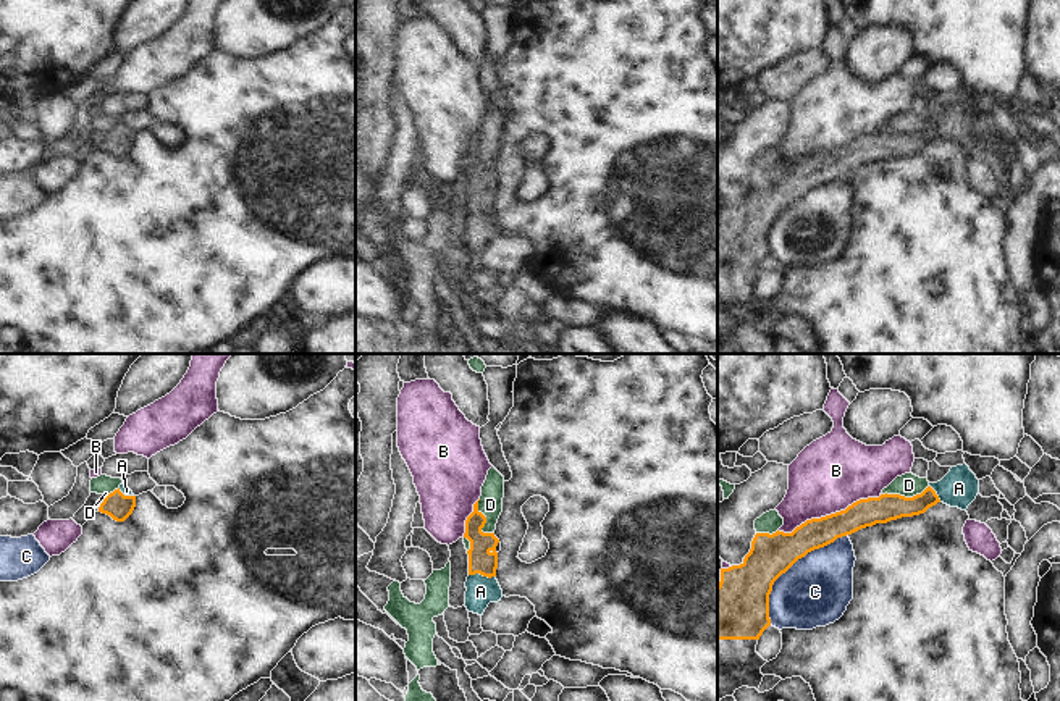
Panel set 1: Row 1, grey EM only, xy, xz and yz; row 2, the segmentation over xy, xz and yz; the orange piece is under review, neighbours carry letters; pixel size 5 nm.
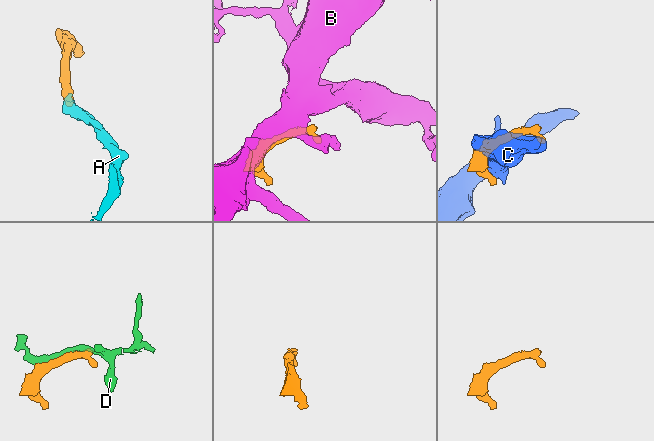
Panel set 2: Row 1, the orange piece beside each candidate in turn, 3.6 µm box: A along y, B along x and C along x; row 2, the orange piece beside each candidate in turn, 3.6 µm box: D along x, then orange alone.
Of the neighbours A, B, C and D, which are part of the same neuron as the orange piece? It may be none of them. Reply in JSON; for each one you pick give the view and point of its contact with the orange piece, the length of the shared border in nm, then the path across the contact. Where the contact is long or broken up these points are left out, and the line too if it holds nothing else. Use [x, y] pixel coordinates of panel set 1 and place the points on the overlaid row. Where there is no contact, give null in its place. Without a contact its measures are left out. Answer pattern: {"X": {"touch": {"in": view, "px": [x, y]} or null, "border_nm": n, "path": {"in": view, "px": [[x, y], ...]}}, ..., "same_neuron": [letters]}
{"A": {"touch": {"in": "xz", "px": [482, 574]}, "border_nm": 140, "path": {"in": "xz", "px": [[480, 561], [482, 574], [480, 591]]}}, "same_neuron": ["A"]}

